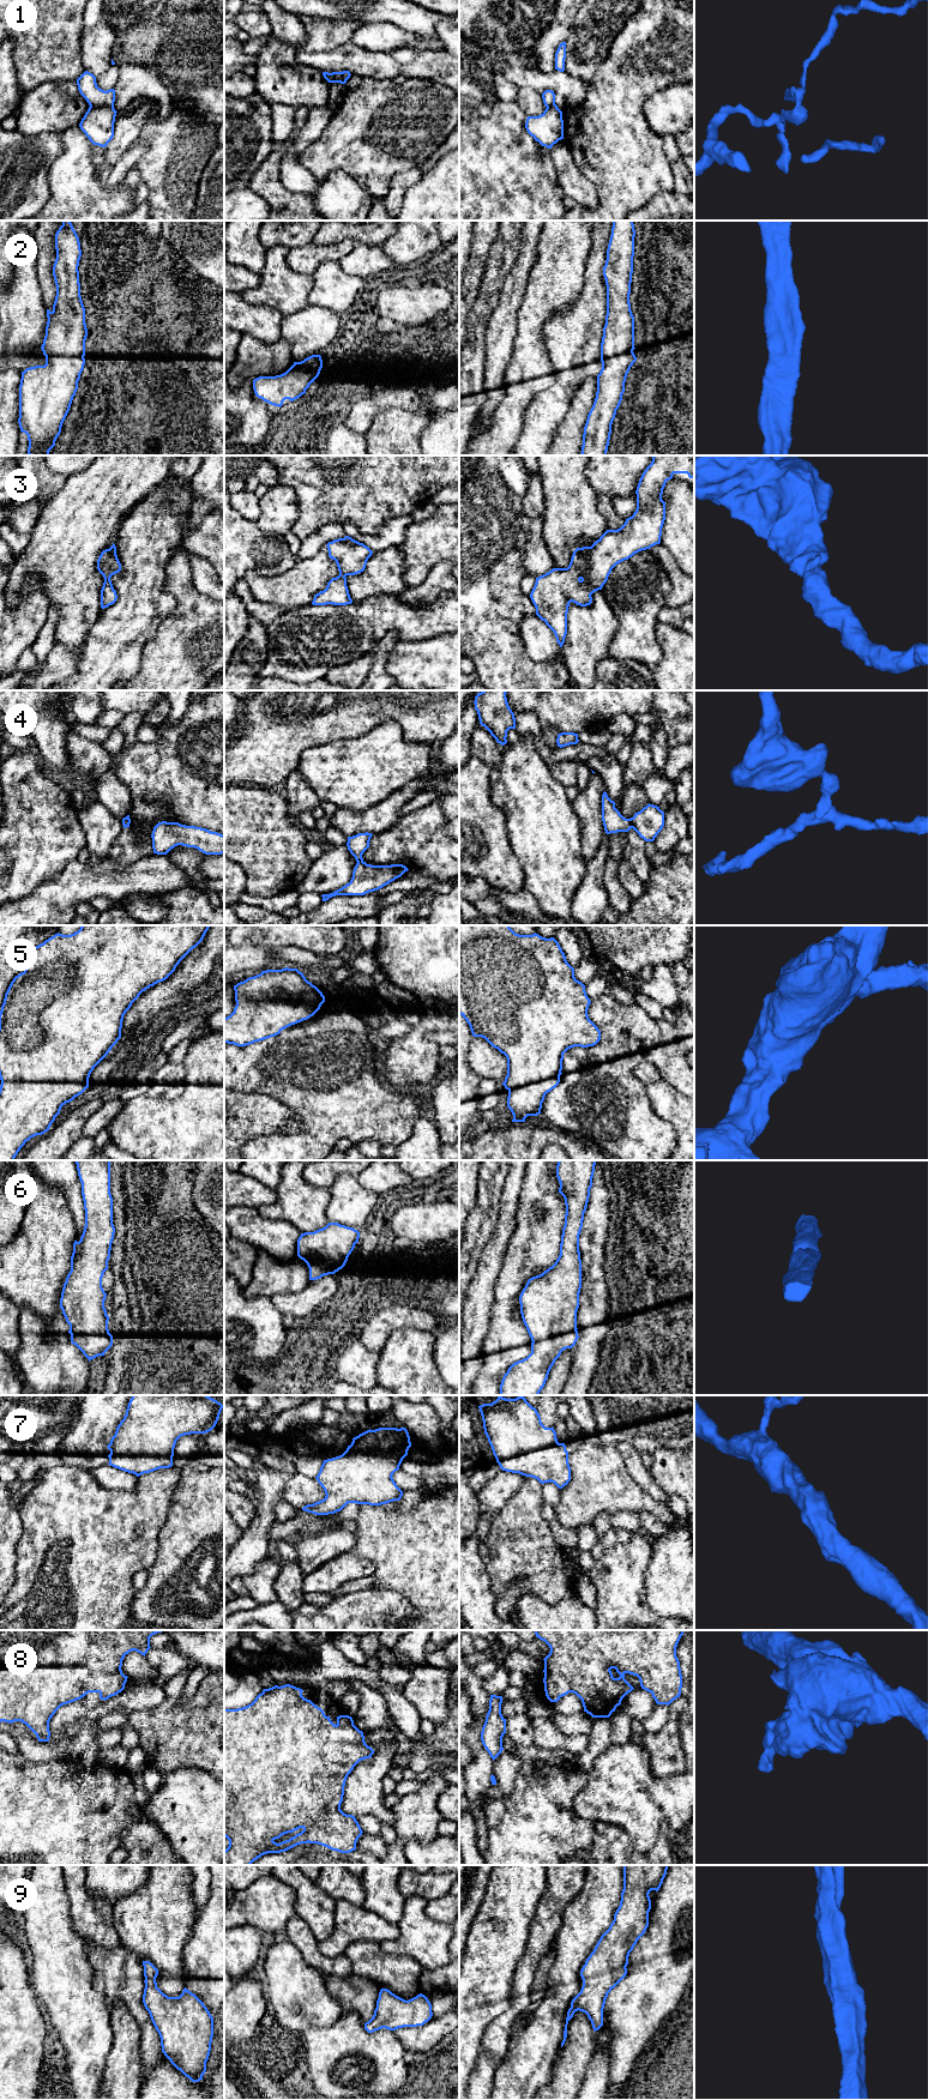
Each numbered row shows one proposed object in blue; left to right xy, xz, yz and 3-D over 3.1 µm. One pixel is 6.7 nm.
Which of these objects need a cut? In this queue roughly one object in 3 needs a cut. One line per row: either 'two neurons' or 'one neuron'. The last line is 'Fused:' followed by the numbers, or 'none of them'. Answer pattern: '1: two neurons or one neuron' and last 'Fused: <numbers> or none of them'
1: two neurons
2: one neuron
3: one neuron
4: two neurons
5: one neuron
6: one neuron
7: one neuron
8: one neuron
9: one neuron
Fused: 1, 4

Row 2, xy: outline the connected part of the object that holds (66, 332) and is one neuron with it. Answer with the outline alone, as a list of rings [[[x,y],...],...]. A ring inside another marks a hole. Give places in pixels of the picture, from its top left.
[[[62,221],[62,225],[55,234],[55,249],[56,259],[53,266],[53,276],[56,296],[53,310],[47,309],[48,321],[41,346],[46,356],[46,364],[30,367],[22,372],[19,385],[18,423],[20,432],[28,435],[29,455],[49,455],[49,451],[55,446],[85,364],[88,328],[78,271],[82,249],[79,237],[70,221]]]

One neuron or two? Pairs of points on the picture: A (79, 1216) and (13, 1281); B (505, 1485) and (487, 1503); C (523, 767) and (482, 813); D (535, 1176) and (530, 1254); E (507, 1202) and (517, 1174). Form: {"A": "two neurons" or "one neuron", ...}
{"A": "two neurons", "B": "one neuron", "C": "two neurons", "D": "one neuron", "E": "one neuron"}

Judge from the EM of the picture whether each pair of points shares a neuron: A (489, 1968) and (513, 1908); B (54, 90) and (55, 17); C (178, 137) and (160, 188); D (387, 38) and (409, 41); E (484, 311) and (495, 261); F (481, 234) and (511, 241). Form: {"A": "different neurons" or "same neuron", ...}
{"A": "same neuron", "B": "different neurons", "C": "same neuron", "D": "same neuron", "E": "same neuron", "F": "different neurons"}

